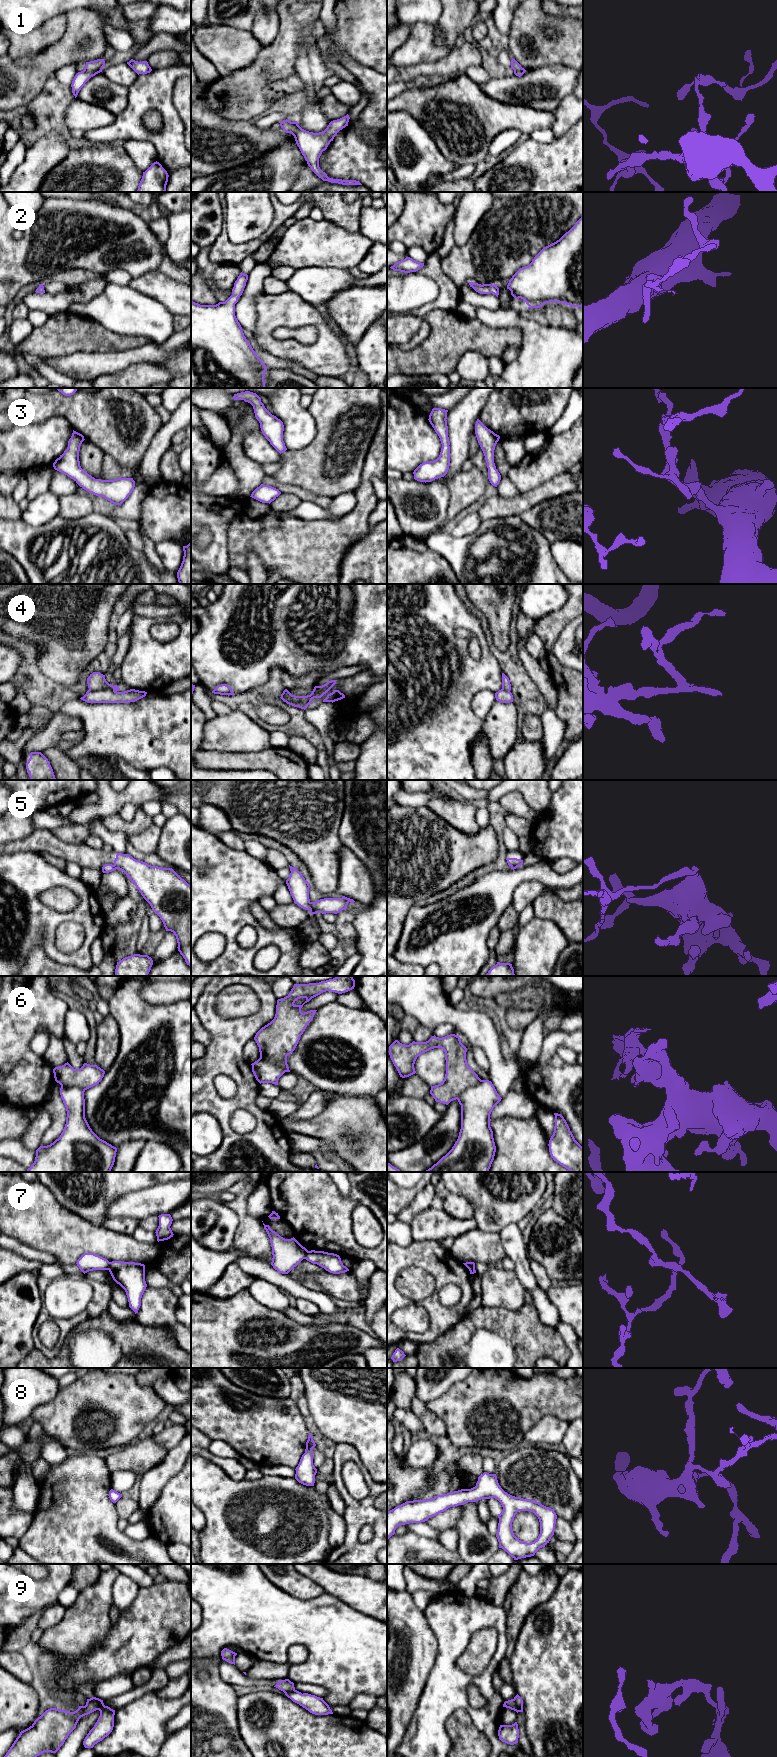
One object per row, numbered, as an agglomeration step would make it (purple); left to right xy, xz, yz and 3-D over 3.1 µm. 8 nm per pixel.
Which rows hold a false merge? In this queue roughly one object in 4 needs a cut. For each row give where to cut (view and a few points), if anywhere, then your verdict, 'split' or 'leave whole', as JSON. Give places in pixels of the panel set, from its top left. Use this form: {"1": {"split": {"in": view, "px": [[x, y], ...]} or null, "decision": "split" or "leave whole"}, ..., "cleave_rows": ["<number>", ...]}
{"1": {"split": null, "decision": "leave whole"}, "2": {"split": null, "decision": "leave whole"}, "3": {"split": null, "decision": "leave whole"}, "4": {"split": {"in": "xy", "px": [[114, 689], [89, 690]]}, "decision": "split"}, "5": {"split": {"in": "xz", "px": [[311, 902], [309, 908]]}, "decision": "split"}, "6": {"split": {"in": "xz", "px": [[260, 1057], [273, 1059], [284, 1072]]}, "decision": "split"}, "7": {"split": {"in": "xy", "px": [[110, 1262], [108, 1269]]}, "decision": "split"}, "8": {"split": null, "decision": "leave whole"}, "9": {"split": {"in": "xy", "px": [[91, 1698], [96, 1702], [97, 1709]]}, "decision": "split"}, "cleave_rows": ["4", "5", "6", "7", "9"]}

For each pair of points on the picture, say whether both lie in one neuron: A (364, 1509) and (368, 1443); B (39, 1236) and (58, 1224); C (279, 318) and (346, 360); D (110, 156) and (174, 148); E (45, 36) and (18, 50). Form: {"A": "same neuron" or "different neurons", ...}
{"A": "different neurons", "B": "same neuron", "C": "same neuron", "D": "different neurons", "E": "same neuron"}

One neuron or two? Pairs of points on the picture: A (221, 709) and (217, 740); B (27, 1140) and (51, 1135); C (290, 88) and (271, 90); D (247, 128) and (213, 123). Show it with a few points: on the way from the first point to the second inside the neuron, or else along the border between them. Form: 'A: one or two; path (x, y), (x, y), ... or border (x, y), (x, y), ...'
A: two; border (231, 710), (226, 714), (217, 716)
B: two; border (50, 1115), (52, 1124), (43, 1135), (39, 1145)
C: one; path (285, 88), (276, 90)
D: one; path (239, 128), (221, 128)

